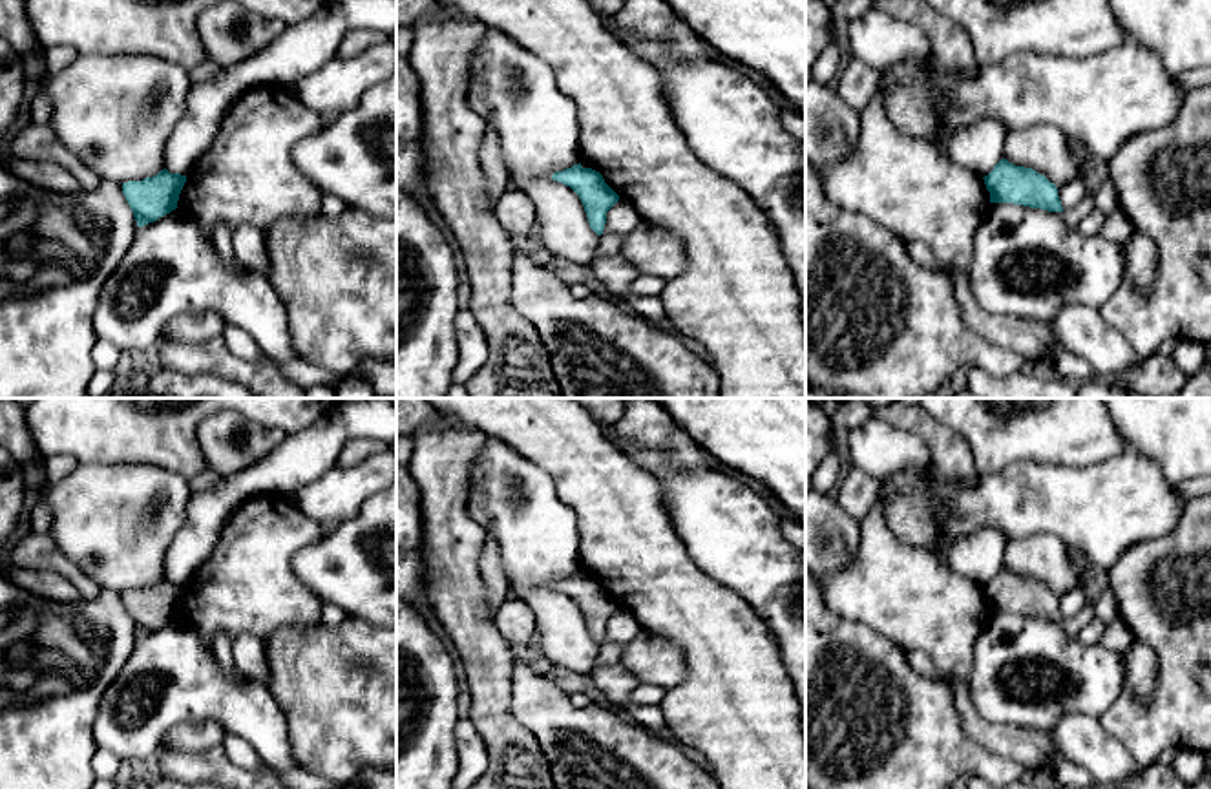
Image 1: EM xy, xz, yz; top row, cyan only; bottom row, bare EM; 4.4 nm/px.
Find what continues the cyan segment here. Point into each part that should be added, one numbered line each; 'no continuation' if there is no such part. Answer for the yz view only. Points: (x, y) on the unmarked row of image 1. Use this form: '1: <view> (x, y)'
1: yz (1071, 625)

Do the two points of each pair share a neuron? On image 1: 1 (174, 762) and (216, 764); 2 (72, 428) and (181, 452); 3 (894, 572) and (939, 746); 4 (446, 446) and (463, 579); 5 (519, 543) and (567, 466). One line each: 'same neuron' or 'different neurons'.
1: same neuron
2: same neuron
3: different neurons
4: same neuron
5: different neurons

